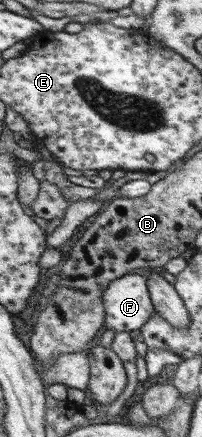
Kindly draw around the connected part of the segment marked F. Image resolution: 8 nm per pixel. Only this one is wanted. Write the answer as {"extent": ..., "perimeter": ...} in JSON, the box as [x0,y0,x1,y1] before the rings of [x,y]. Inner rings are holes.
{"extent":[103,271,156,332],"perimeter":[[[142,271],[115,280],[103,296],[106,329],[115,332],[141,330],[156,313],[150,284]]]}

